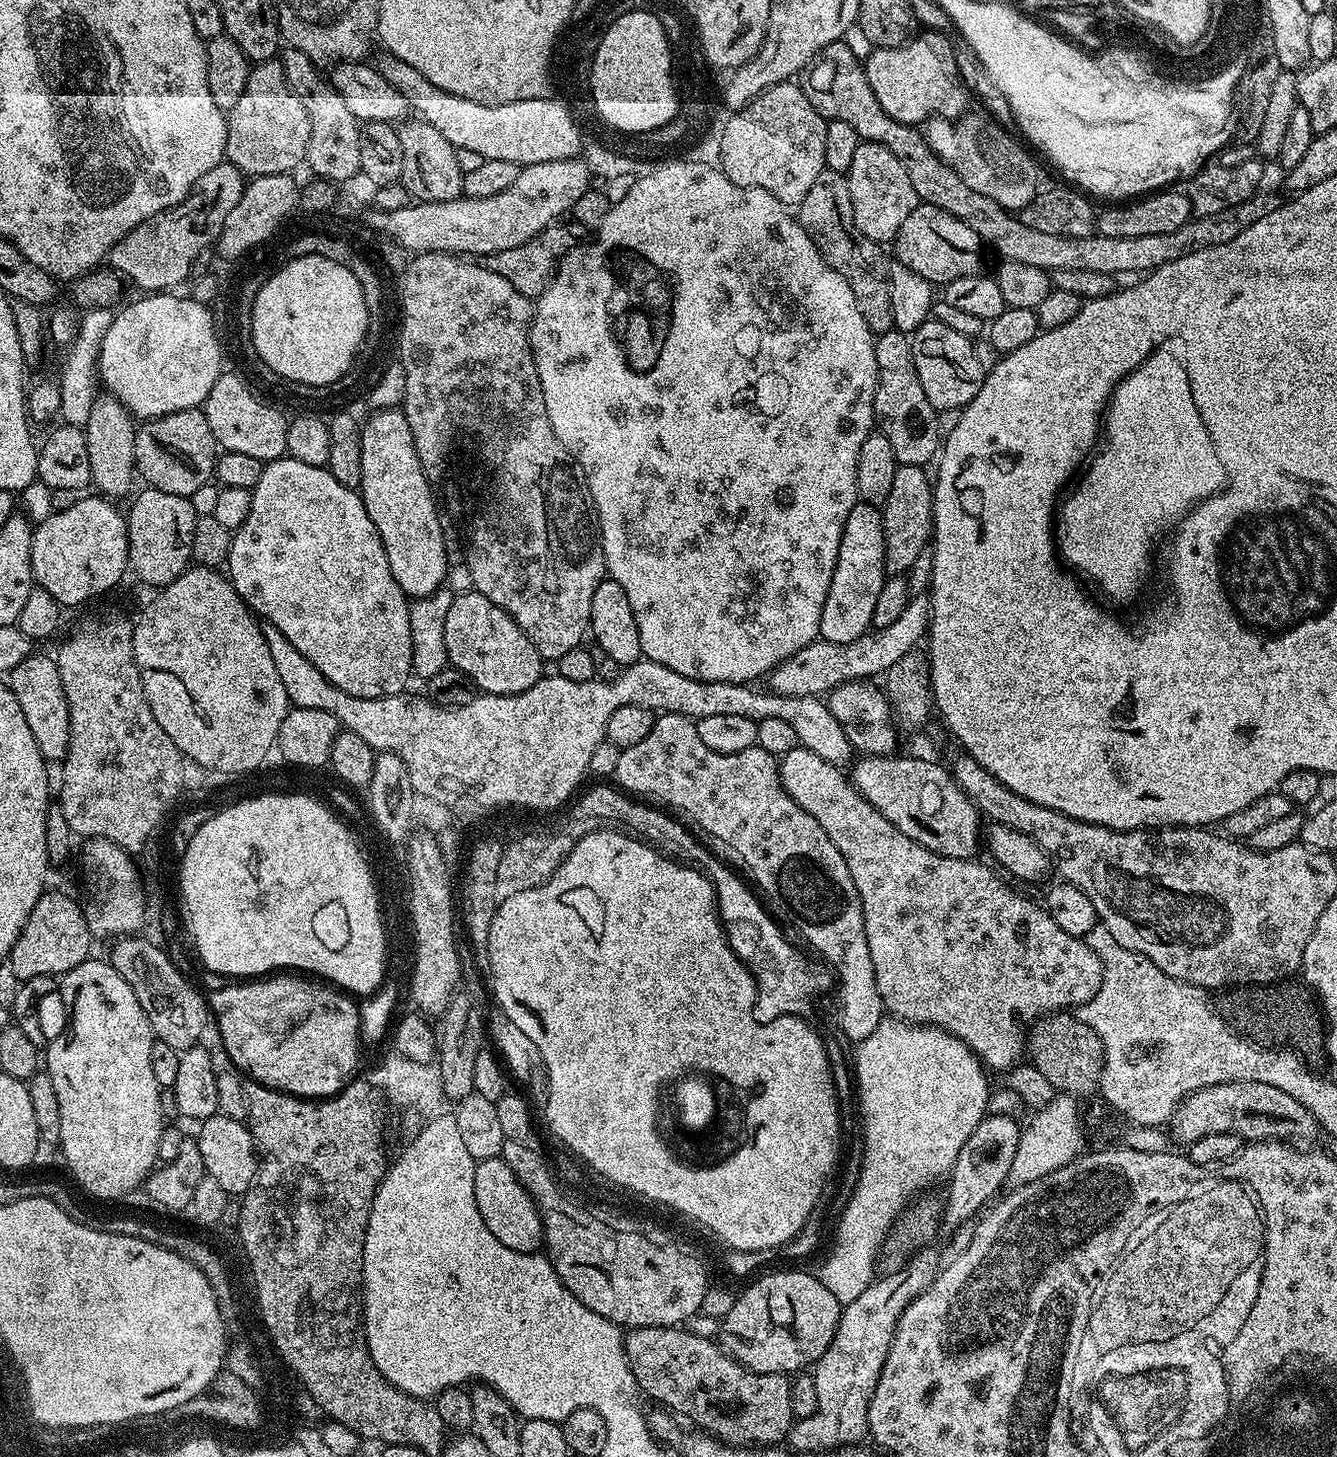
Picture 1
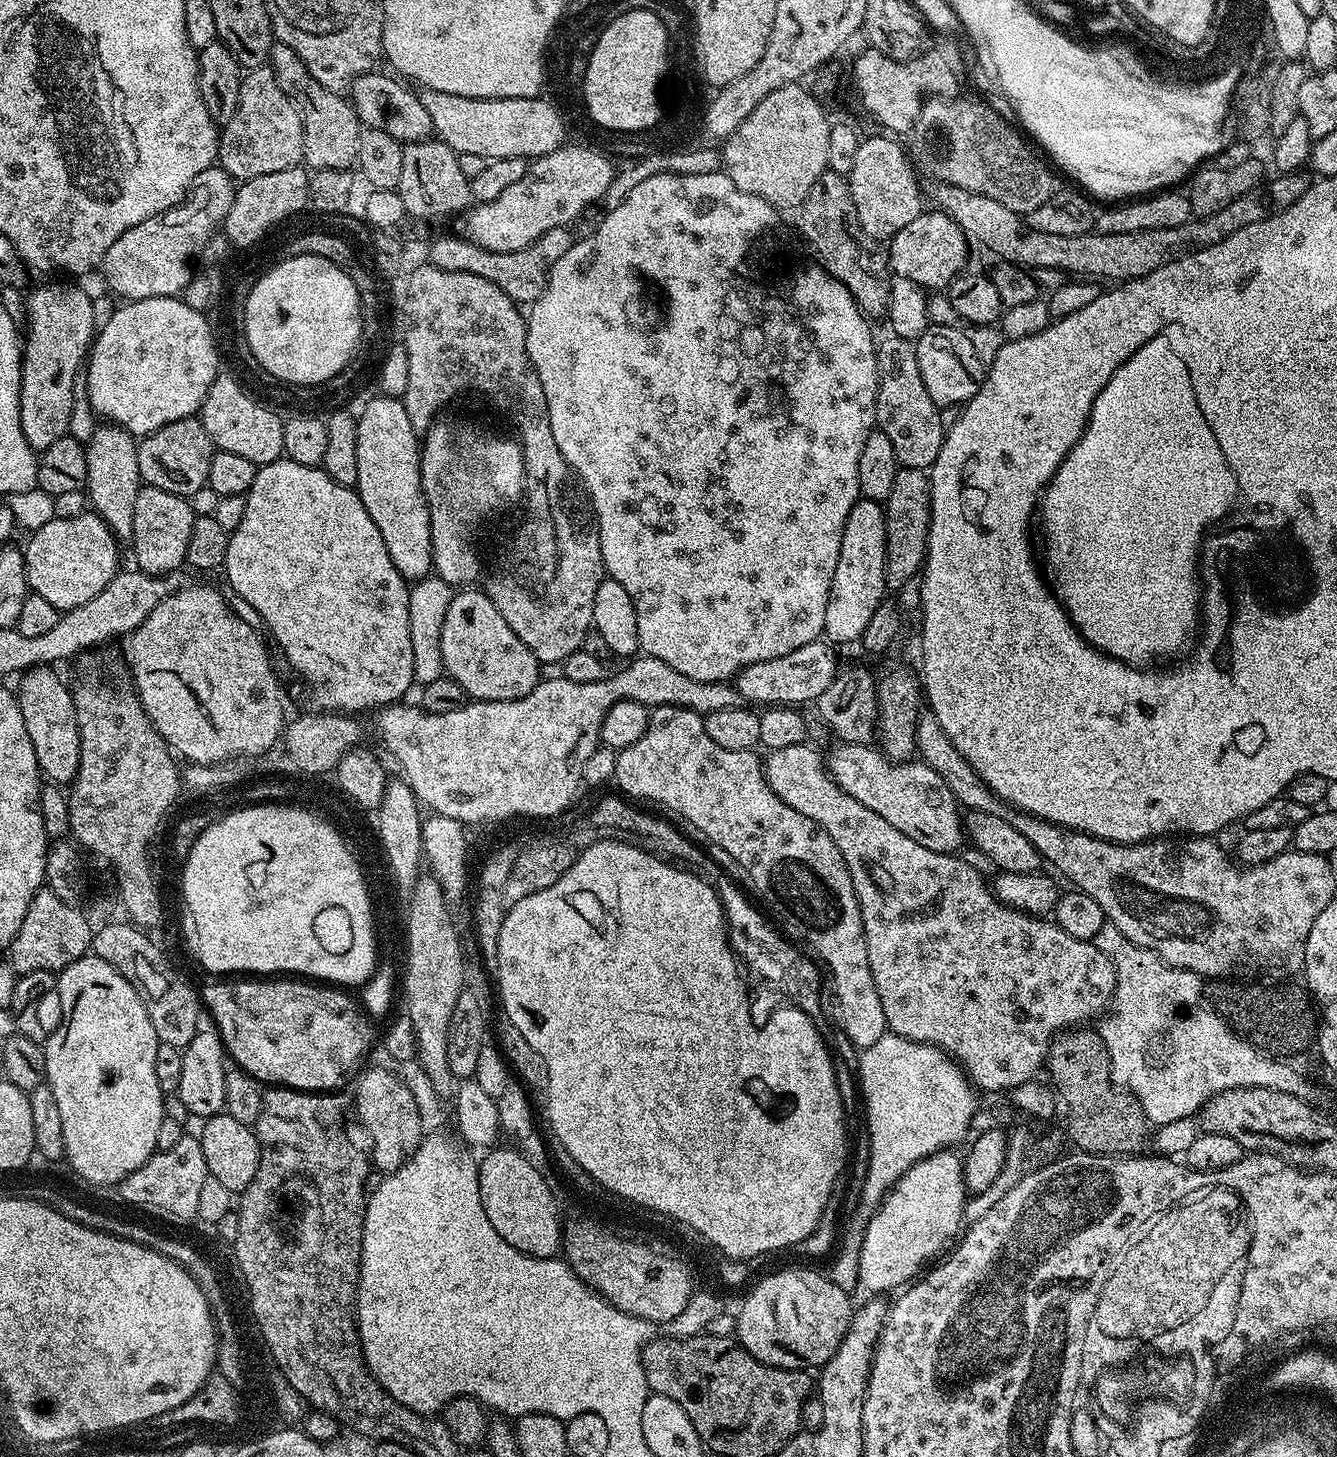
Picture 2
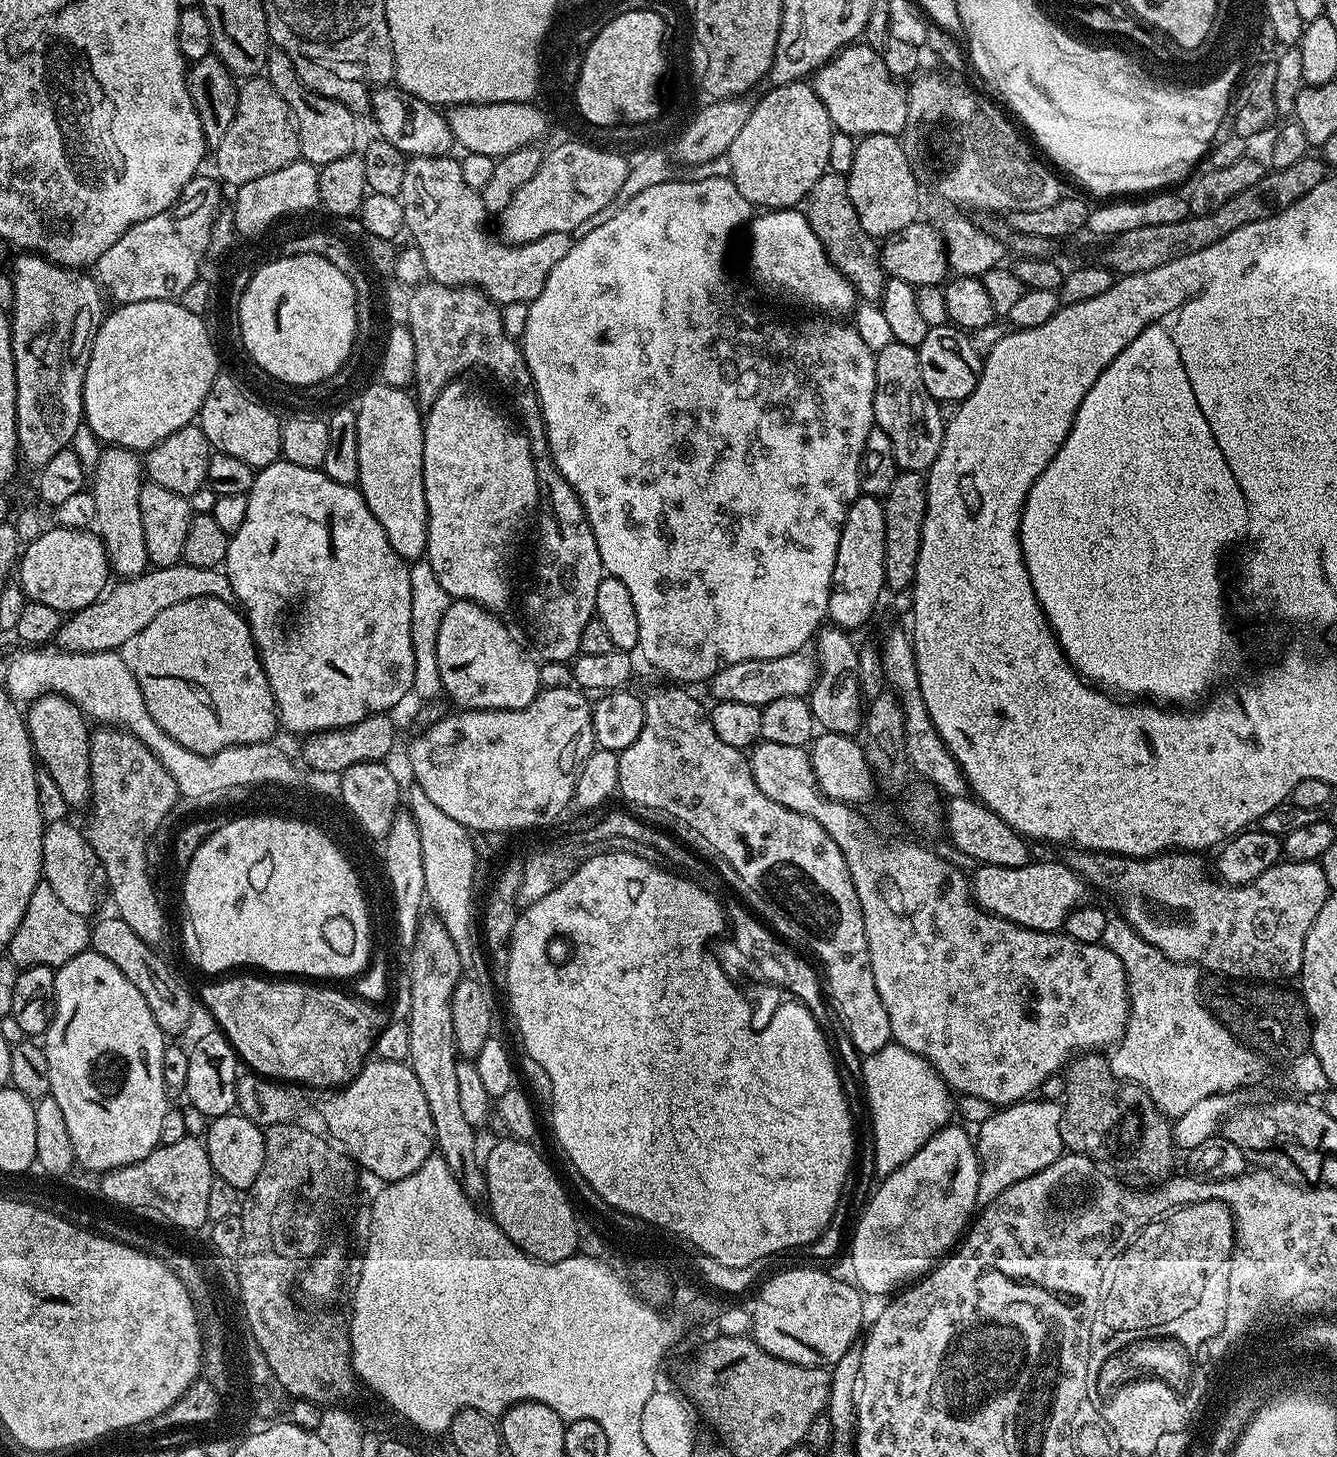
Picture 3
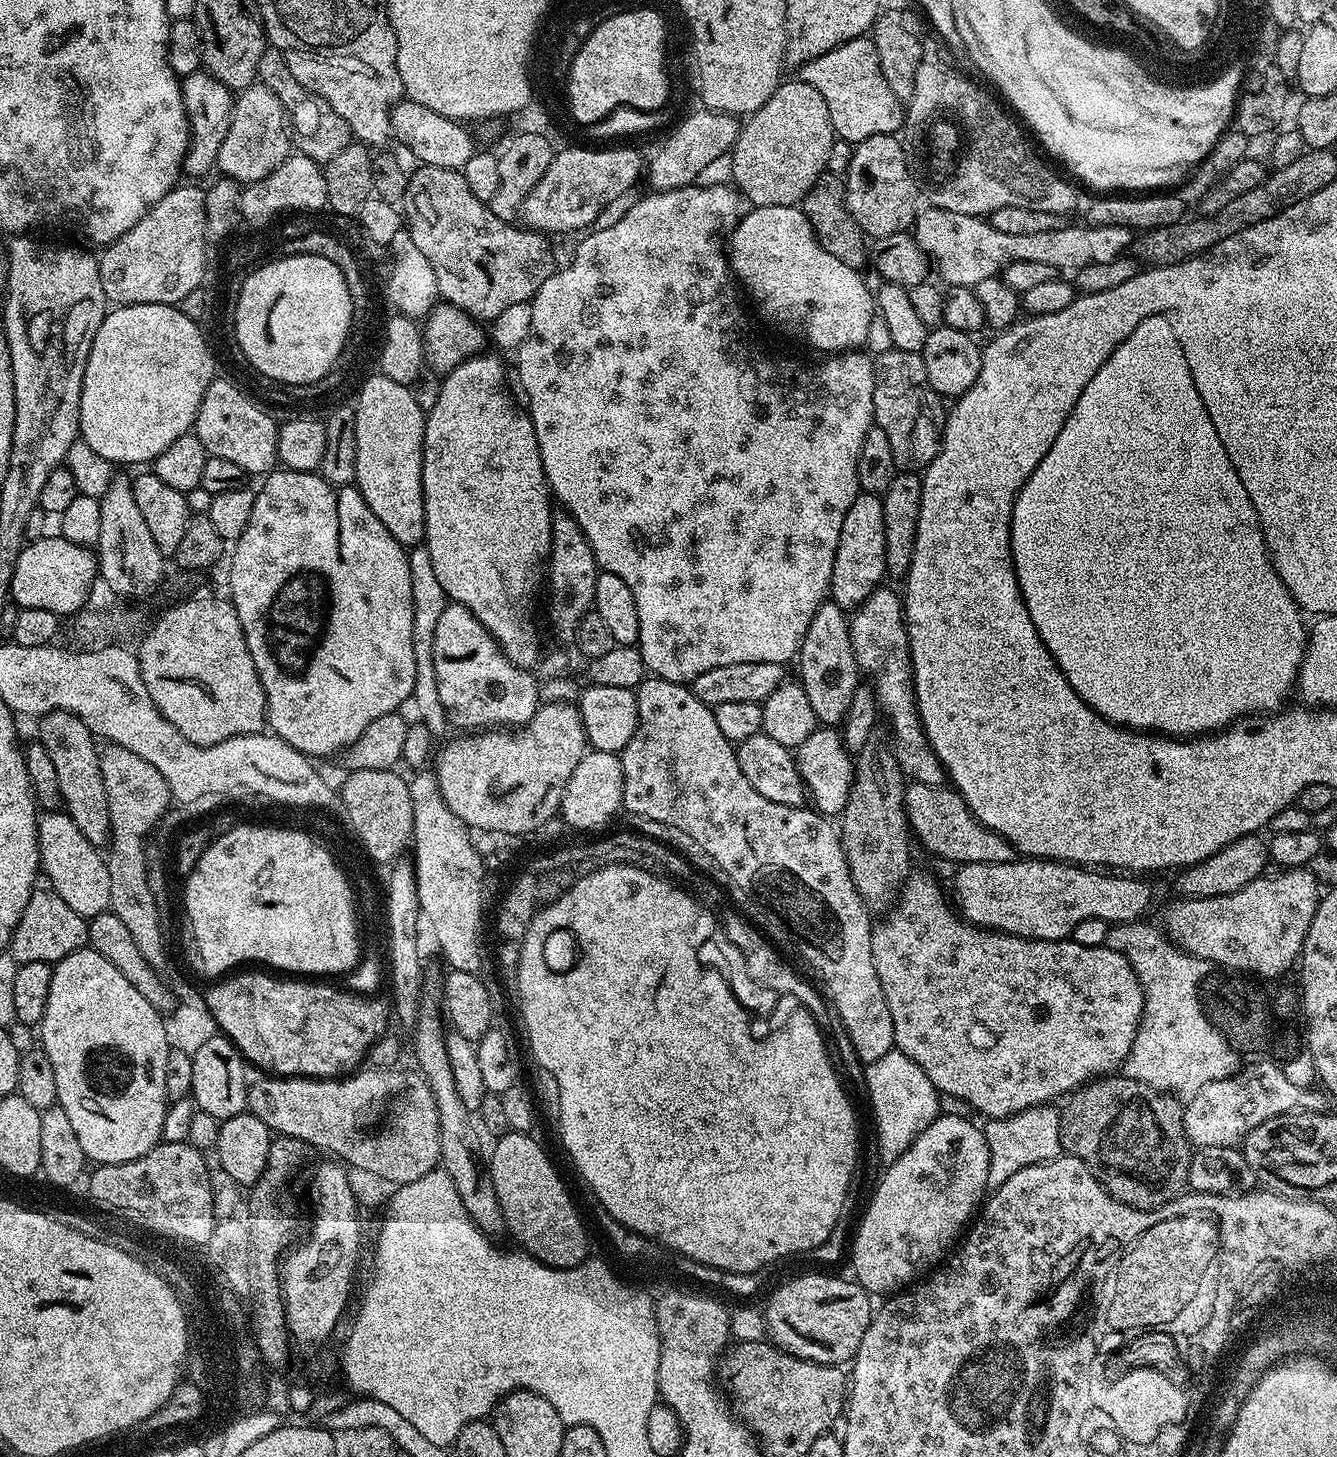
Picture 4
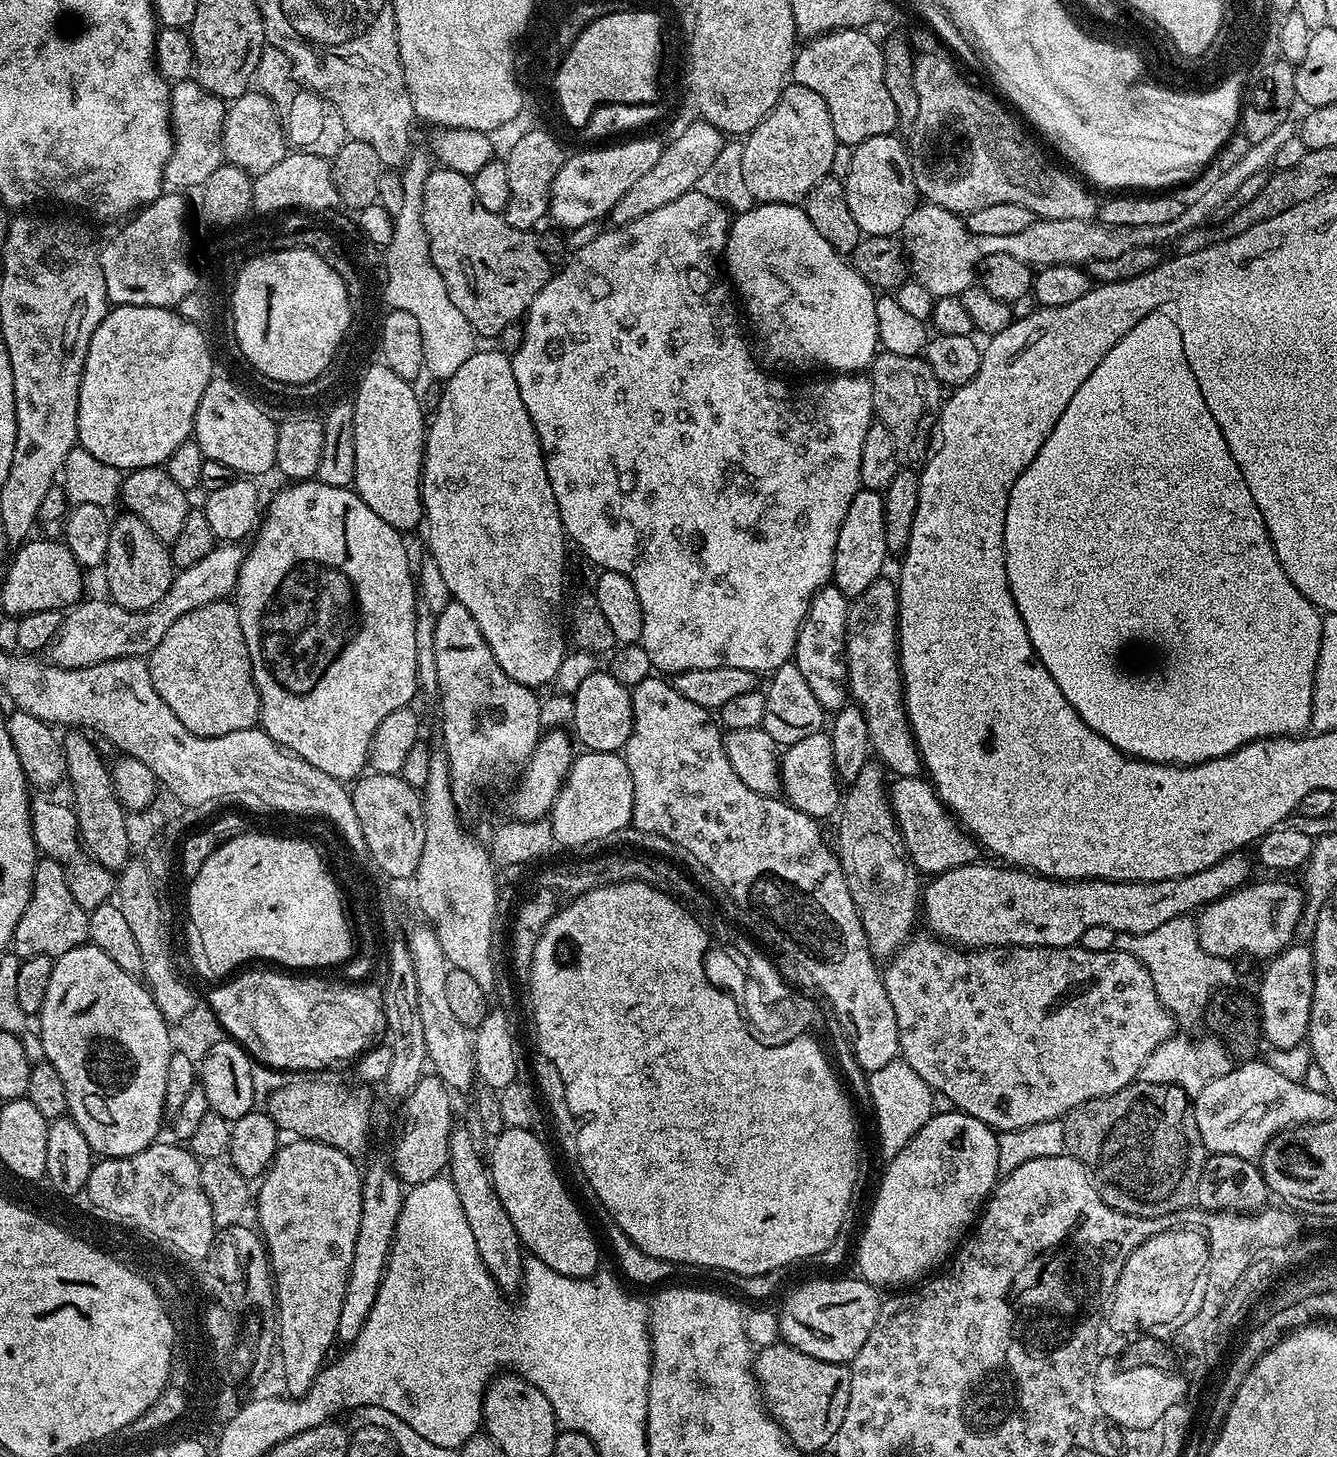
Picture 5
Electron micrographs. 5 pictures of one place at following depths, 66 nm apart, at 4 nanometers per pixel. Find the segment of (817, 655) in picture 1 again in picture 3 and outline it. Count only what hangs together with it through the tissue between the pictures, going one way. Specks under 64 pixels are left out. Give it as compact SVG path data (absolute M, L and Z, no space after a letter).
M801 650L794 654L786 654L782 658L766 658L765 660L747 660L734 662L734 666L719 668L707 681L706 688L713 701L746 702L749 706L763 708L765 704L787 696L807 697L816 685L818 661L815 655Z

